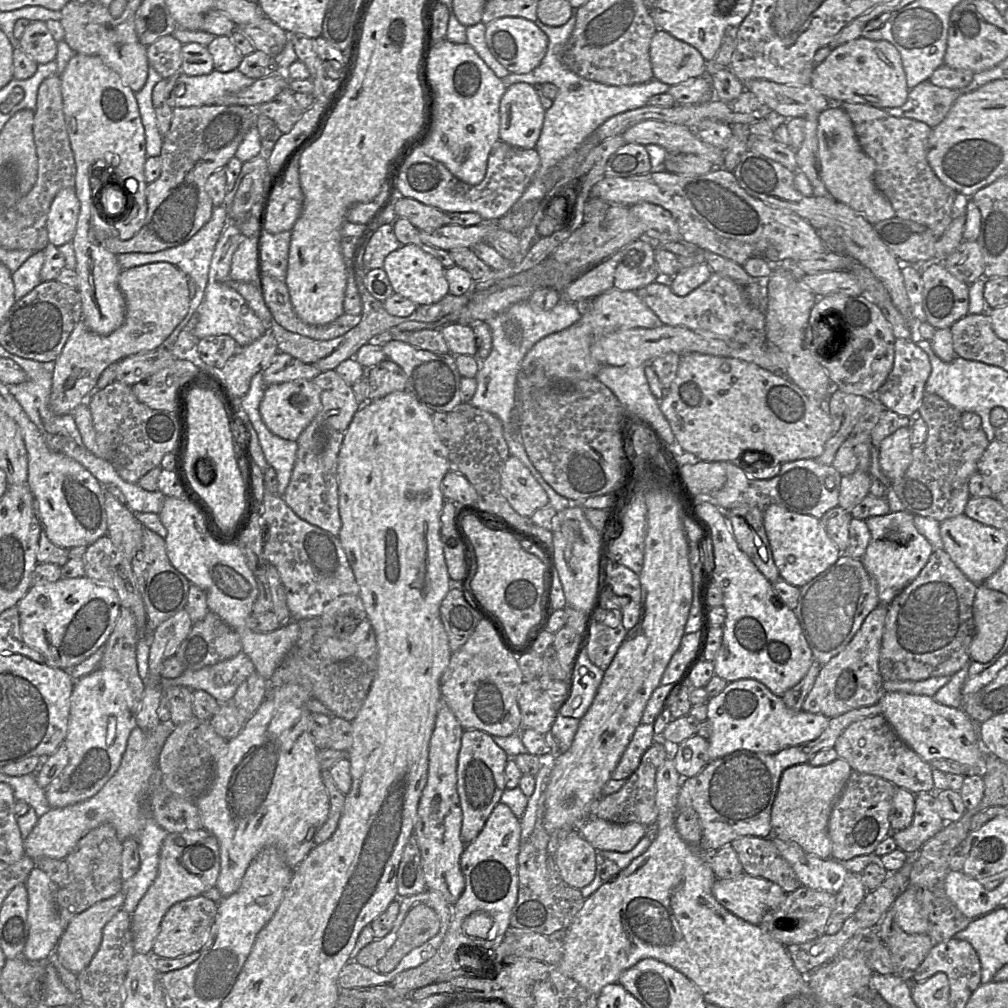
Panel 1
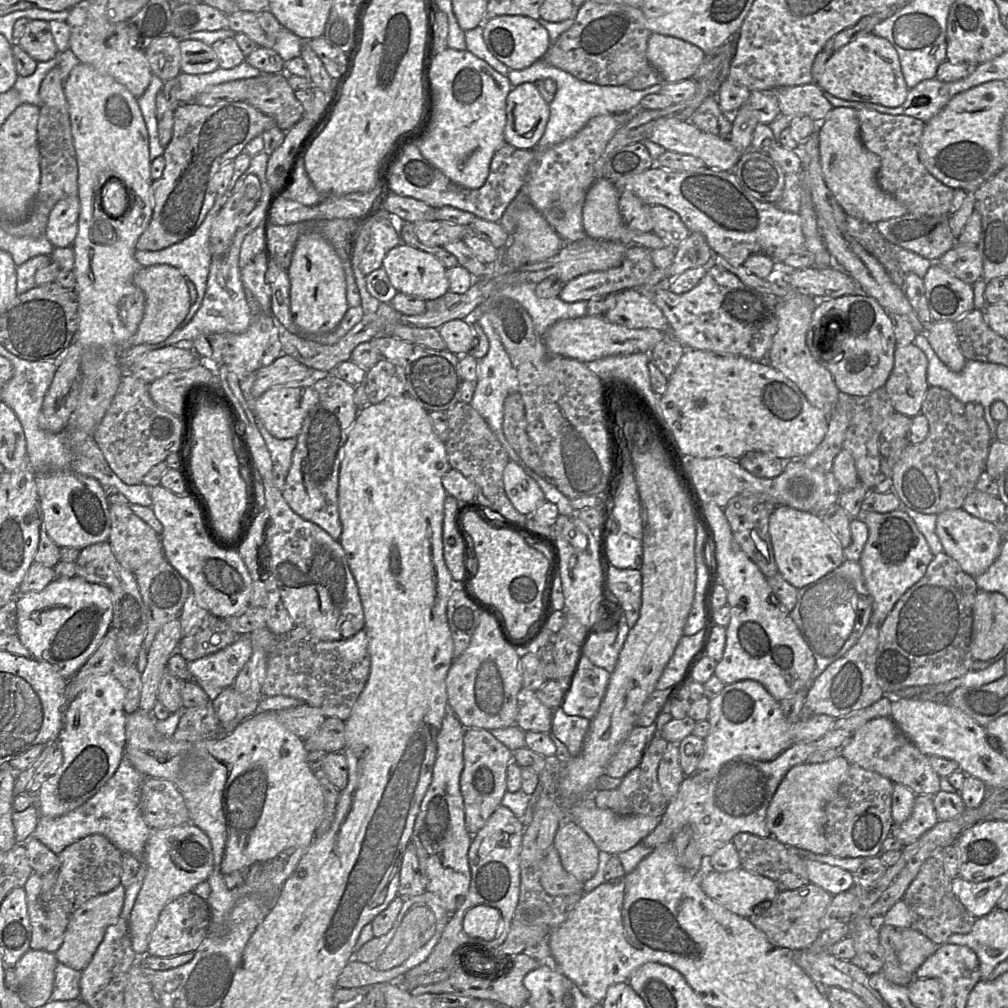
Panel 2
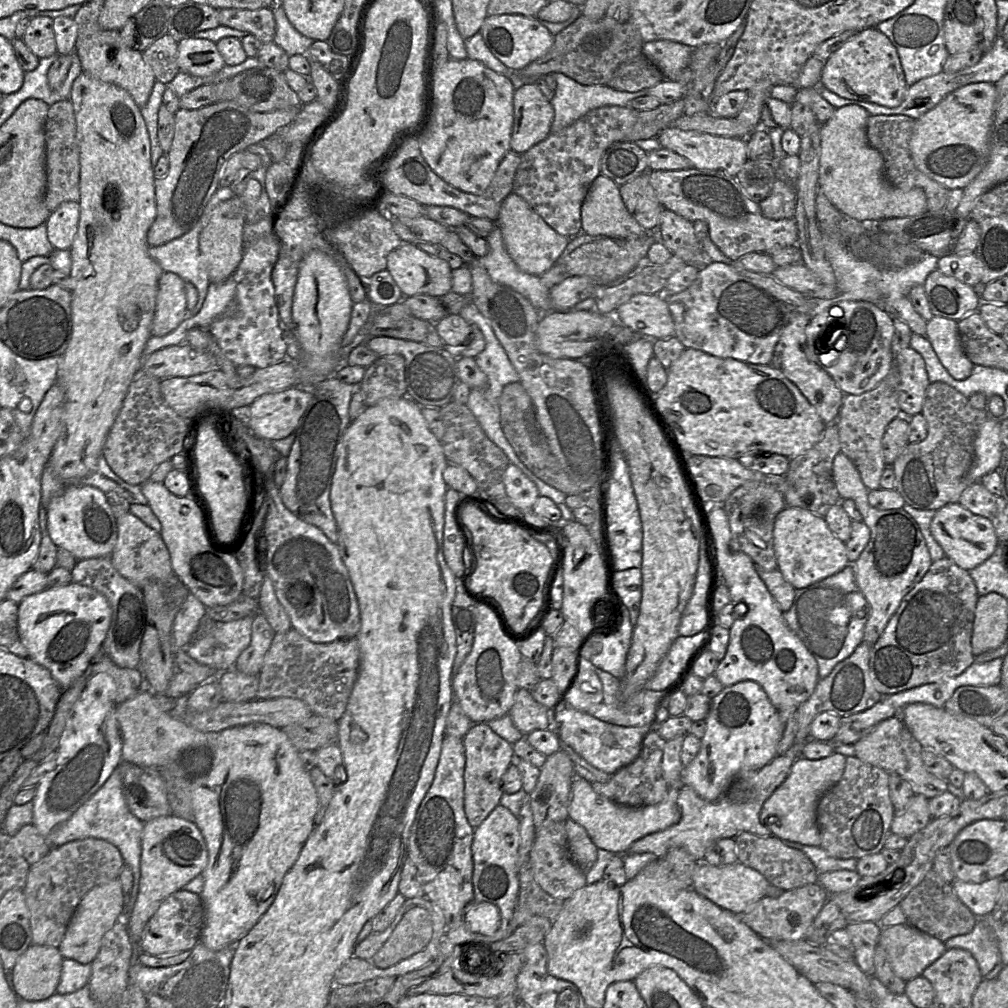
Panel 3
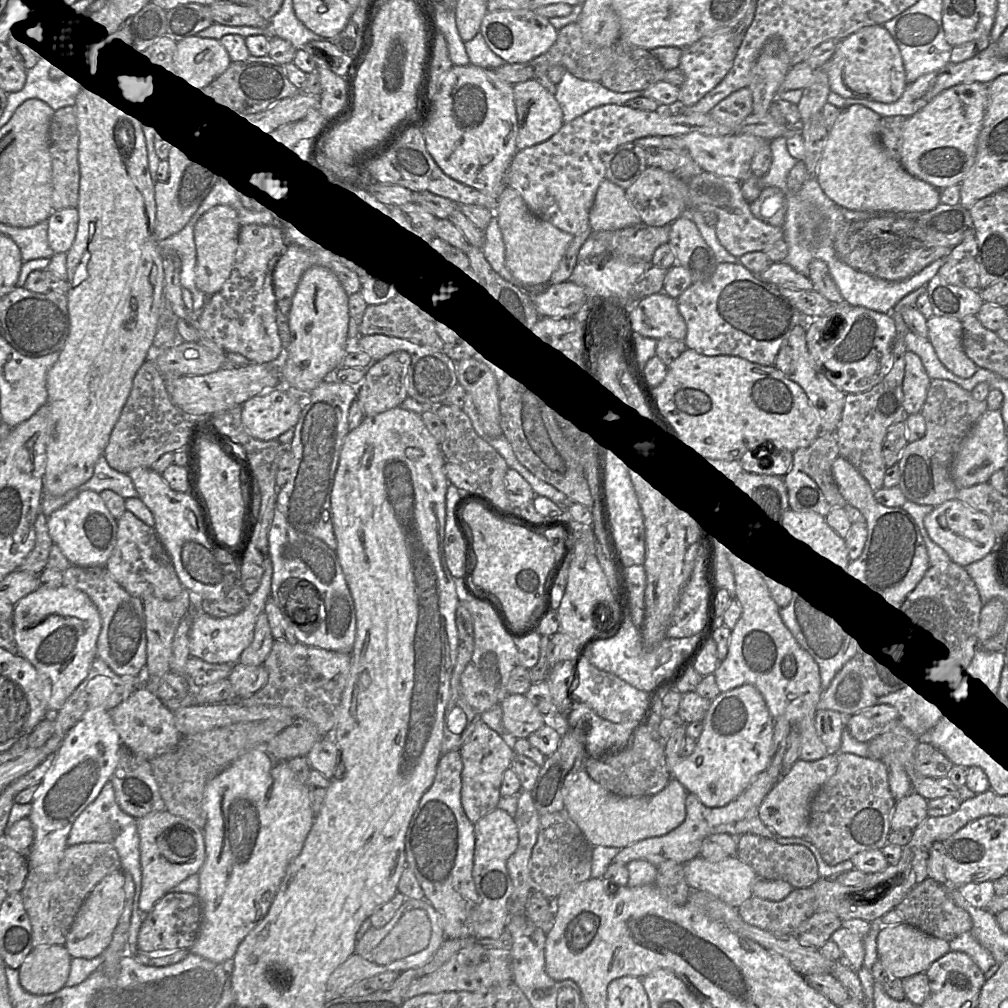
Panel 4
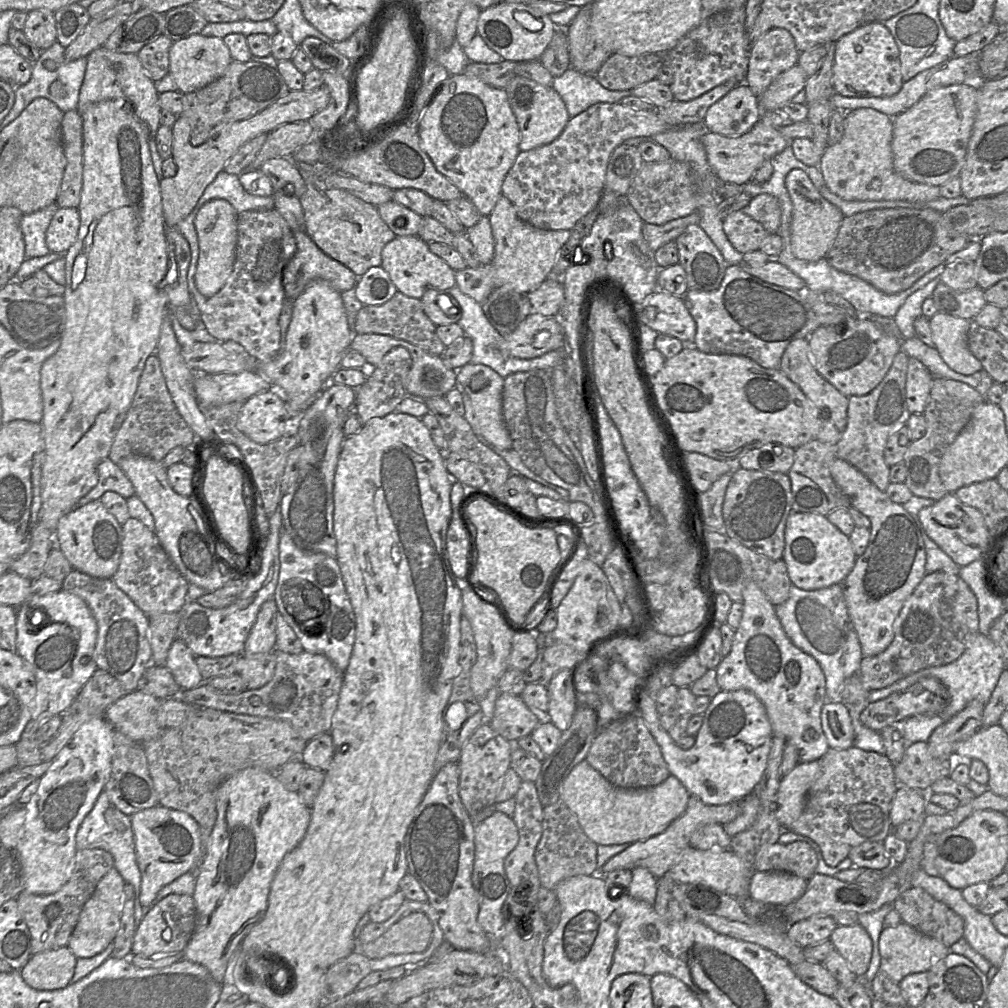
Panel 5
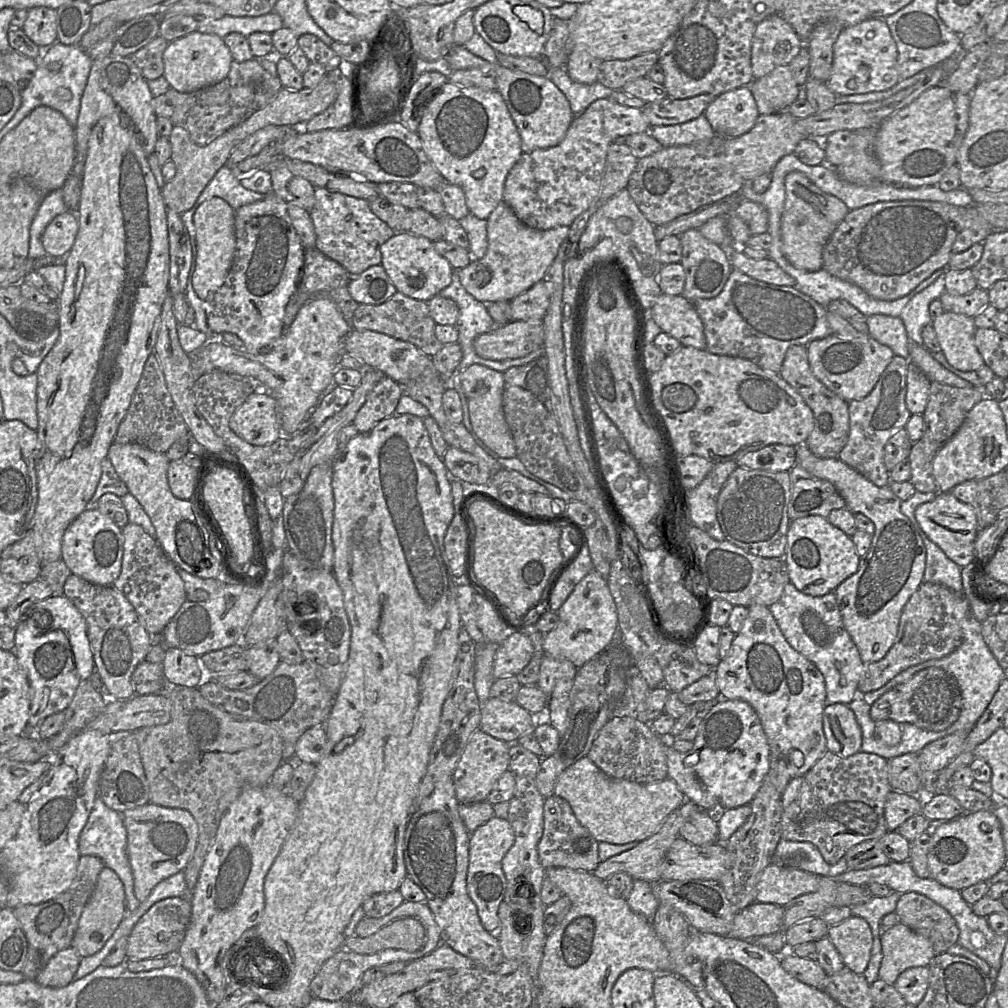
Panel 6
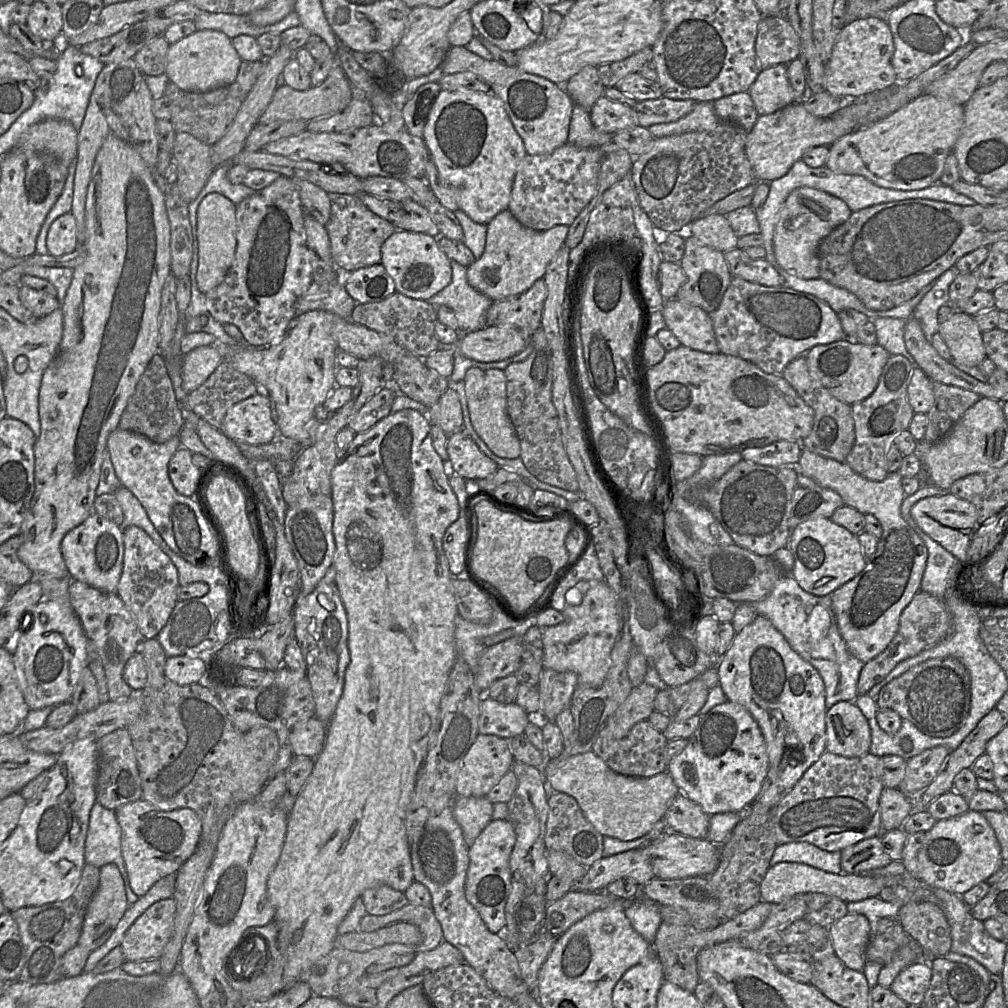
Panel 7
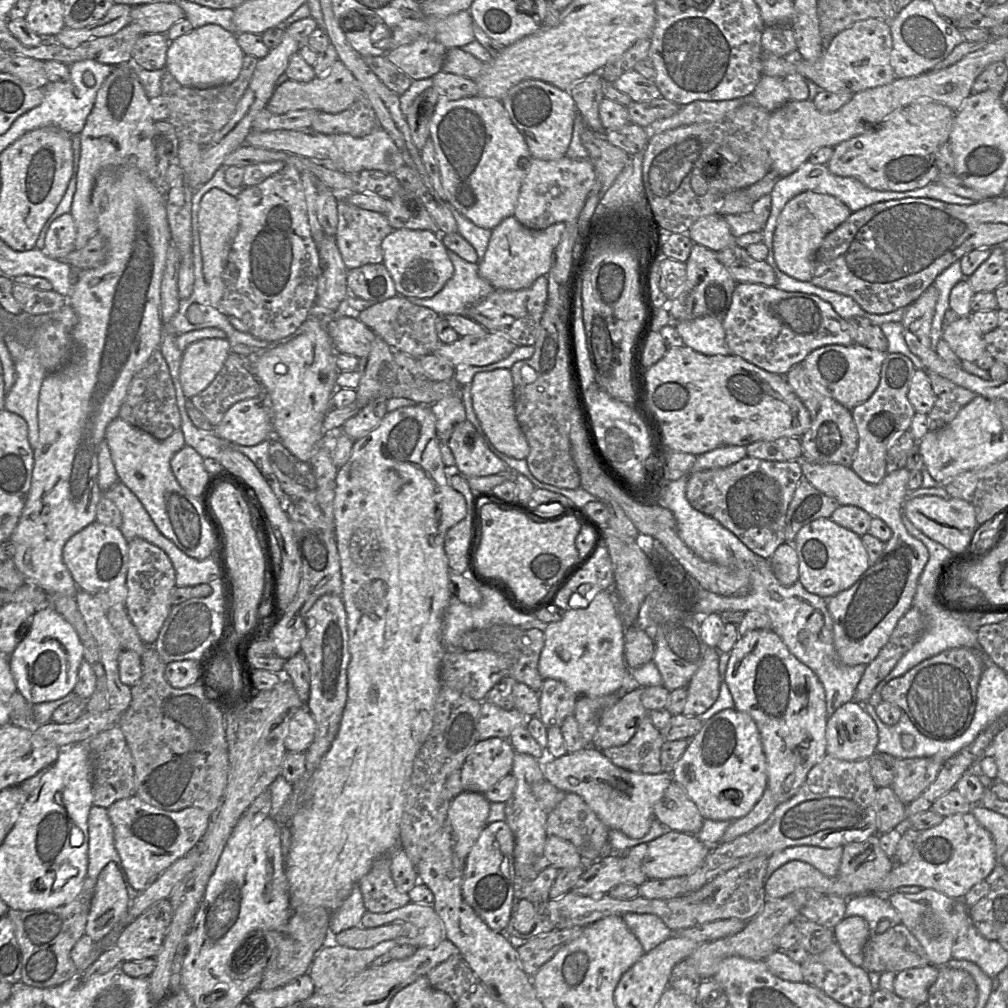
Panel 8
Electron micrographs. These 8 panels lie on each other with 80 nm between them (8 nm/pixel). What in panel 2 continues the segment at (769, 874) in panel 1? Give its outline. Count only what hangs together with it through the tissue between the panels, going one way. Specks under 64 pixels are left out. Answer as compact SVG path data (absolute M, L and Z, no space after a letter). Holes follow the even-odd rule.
M739 833L732 840L740 860L740 867L772 880L779 891L795 890L807 885L809 878L803 858L794 849L780 843L774 837L761 838L750 833Z

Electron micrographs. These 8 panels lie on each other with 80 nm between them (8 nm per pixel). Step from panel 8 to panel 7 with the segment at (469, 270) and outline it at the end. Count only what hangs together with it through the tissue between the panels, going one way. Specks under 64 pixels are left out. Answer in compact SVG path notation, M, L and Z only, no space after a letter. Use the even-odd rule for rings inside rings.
M450 260L450 265L450 283L427 302L434 307L444 305L451 308L456 316L460 334L486 327L486 313L493 301L468 283L467 267L453 260Z

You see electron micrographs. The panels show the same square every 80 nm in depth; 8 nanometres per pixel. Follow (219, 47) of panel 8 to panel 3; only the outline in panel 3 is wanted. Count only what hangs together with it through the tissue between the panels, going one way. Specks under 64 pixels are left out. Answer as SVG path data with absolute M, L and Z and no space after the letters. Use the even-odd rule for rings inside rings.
M193 37L178 42L177 63L180 71L196 77L211 76L225 66L216 43Z

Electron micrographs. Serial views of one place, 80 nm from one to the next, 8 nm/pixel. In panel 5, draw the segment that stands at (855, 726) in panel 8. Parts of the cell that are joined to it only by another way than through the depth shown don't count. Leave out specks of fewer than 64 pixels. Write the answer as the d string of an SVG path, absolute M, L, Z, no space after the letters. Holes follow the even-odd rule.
M825 702L820 718L830 748L845 750L853 747L854 729L847 705Z

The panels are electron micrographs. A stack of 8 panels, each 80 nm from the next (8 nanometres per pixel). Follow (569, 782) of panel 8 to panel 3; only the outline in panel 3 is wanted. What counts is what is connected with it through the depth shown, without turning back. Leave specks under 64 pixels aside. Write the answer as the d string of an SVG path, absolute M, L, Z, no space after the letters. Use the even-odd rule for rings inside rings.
M576 776L571 788L569 819L586 830L598 849L607 850L617 855L624 854L635 841L648 834L665 830L680 821L681 811L677 805L679 789L680 786L670 787L666 799L658 804L629 807L616 804L598 794L589 781Z

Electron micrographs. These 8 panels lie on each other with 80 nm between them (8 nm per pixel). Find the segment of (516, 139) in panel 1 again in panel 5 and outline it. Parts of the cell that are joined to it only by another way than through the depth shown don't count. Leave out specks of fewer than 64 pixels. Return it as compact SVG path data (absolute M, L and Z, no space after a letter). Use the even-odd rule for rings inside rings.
M516 75L505 87L520 129L520 151L528 151L553 142L570 120L566 105L553 87Z

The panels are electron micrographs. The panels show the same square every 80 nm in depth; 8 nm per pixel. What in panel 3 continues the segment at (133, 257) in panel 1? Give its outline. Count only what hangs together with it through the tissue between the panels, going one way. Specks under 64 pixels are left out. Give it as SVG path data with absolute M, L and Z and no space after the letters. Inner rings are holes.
M230 186L219 187L214 195L211 197L210 201L206 205L199 221L196 225L188 231L186 234L179 238L171 240L165 244L159 246L149 246L148 254L149 256L159 264L164 272L173 272L180 276L184 281L191 282L198 291L198 299L194 308L186 310L184 315L184 320L193 317L201 309L205 297L207 295L207 290L210 284L208 274L205 270L205 266L202 262L202 255L200 253L199 238L202 230L207 226L211 218L212 212L215 208L222 202L225 202L235 196L234 191Z

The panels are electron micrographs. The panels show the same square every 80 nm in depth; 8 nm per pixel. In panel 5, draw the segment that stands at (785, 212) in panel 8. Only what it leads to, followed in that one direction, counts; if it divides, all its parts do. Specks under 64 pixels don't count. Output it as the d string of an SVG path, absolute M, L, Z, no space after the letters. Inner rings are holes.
M802 169L790 170L785 177L785 186L793 204L790 235L791 251L798 259L809 262L817 261L825 257L828 252L844 215L837 206L820 194Z

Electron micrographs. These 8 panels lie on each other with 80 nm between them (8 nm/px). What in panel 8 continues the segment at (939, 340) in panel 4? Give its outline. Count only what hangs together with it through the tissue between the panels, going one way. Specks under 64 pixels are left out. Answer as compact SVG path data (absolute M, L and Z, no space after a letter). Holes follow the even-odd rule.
M959 317L945 326L942 339L961 361L976 362L985 352L983 334L978 330L971 317Z

